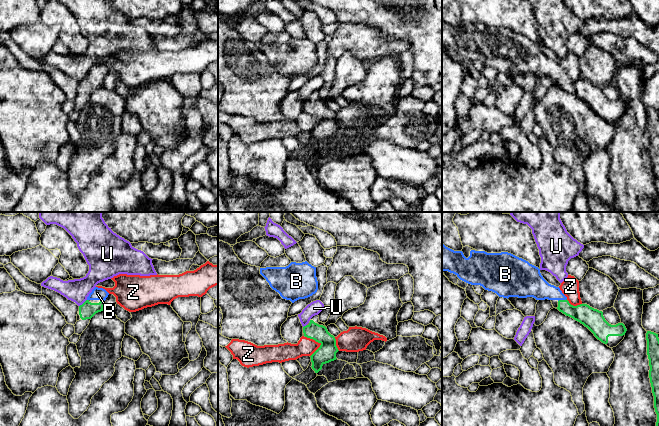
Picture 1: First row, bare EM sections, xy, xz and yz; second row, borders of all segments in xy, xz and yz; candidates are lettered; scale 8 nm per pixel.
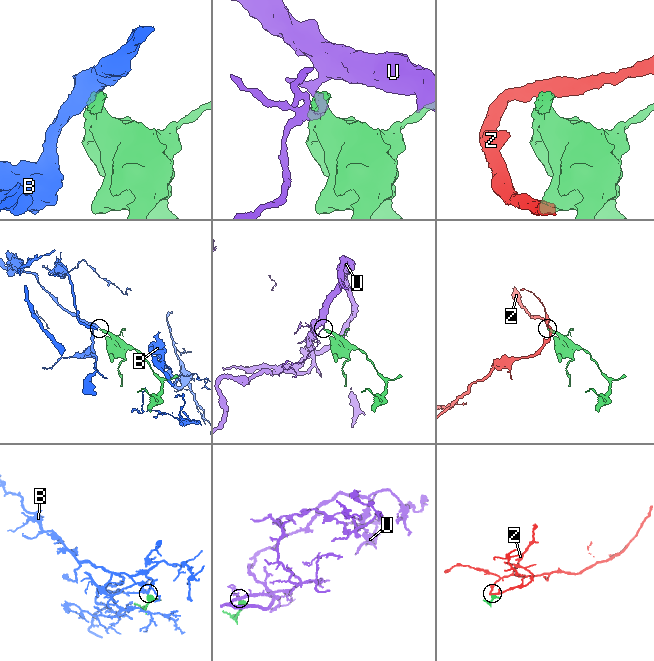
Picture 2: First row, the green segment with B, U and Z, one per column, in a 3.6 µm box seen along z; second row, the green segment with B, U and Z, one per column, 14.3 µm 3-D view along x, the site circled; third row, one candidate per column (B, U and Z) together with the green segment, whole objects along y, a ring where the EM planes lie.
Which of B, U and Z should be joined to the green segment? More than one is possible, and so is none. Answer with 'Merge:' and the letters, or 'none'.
Merge: B

